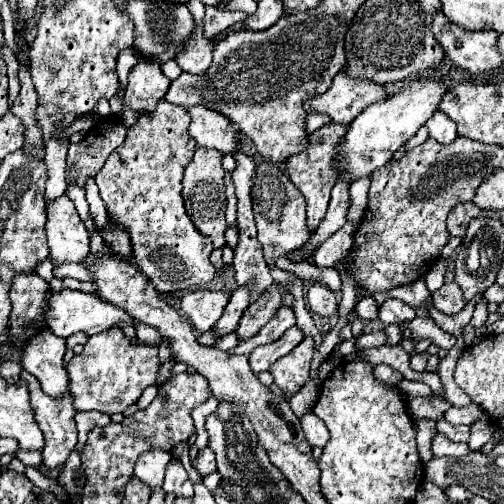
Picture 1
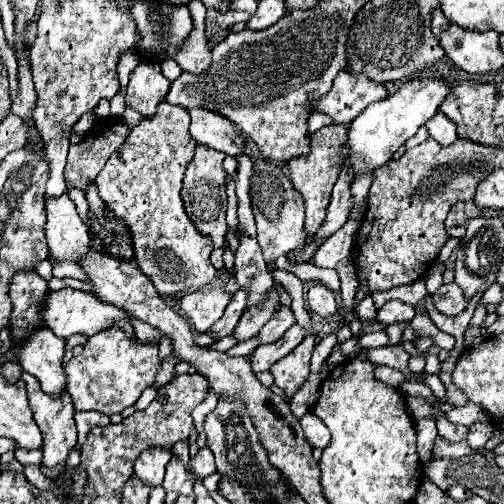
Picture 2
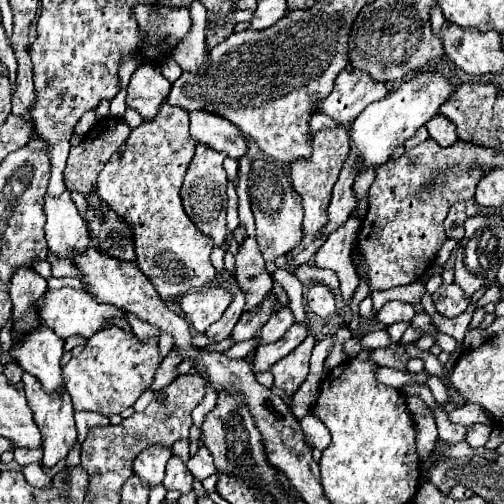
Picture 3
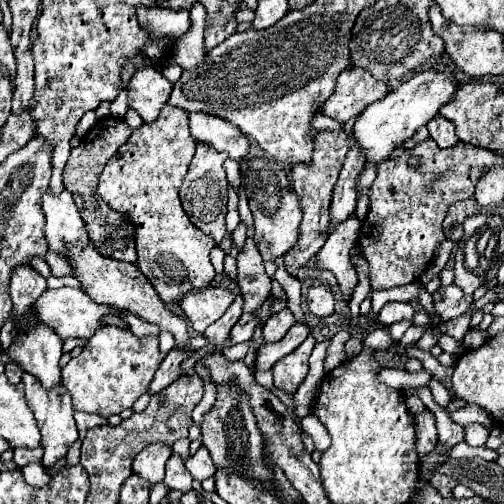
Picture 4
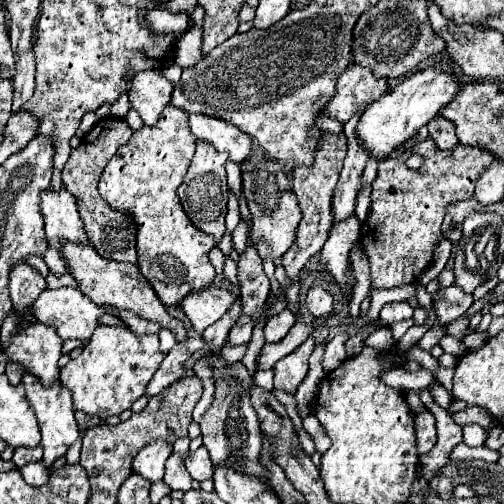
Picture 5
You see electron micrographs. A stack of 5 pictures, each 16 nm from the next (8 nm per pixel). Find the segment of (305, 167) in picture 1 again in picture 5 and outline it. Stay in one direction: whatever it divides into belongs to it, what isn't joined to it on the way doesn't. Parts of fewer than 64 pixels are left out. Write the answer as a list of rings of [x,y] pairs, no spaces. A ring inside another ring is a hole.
[[[324,134],[318,142],[318,152],[316,152],[316,162],[312,168],[296,168],[292,178],[292,188],[294,194],[298,198],[300,210],[302,210],[302,220],[300,220],[300,228],[298,228],[298,236],[296,236],[296,244],[292,244],[292,248],[288,248],[288,252],[282,256],[282,264],[286,270],[286,276],[292,282],[300,280],[300,270],[304,268],[304,264],[322,250],[330,226],[332,226],[332,192],[336,188],[336,180],[340,176],[340,168],[346,156],[346,136],[344,134]]]

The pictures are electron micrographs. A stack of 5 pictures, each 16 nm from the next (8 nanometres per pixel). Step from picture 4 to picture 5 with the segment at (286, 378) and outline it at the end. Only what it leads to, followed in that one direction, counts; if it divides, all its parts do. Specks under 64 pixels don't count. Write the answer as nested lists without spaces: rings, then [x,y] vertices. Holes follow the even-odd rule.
[[[308,338],[302,346],[298,346],[292,354],[284,356],[274,366],[274,390],[284,390],[294,394],[298,384],[304,380],[308,372],[308,358],[314,350],[314,338]]]

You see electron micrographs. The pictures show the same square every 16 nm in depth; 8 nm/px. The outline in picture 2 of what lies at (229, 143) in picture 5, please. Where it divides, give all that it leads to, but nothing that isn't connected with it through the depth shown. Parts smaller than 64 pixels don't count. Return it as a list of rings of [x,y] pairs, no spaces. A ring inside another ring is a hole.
[[[194,108],[190,112],[190,136],[208,148],[226,152],[228,156],[244,154],[244,138],[242,134],[226,120],[224,116],[216,116],[216,112],[204,112],[204,108]]]

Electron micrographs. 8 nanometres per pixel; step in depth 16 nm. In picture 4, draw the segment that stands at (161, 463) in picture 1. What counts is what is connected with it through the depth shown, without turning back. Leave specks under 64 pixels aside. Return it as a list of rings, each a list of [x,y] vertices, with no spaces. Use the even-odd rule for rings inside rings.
[[[164,442],[158,444],[148,444],[144,448],[144,452],[140,452],[140,456],[134,458],[132,462],[132,470],[138,476],[144,476],[144,480],[148,480],[150,484],[162,482],[164,478],[164,464],[170,458],[172,448]]]

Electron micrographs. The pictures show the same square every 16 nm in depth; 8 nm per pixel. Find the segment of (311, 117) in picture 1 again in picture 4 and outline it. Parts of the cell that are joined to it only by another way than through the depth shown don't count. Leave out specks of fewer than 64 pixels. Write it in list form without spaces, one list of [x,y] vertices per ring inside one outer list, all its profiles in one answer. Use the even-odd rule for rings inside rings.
[[[316,114],[314,120],[312,120],[312,128],[314,128],[314,130],[337,131],[341,127],[342,124],[340,124],[340,122],[336,122],[336,120],[332,120],[332,118],[324,116],[324,114]]]

